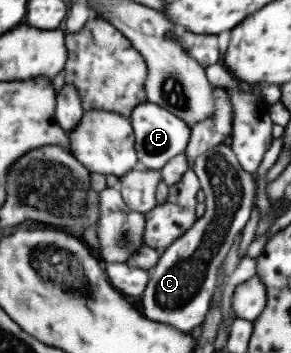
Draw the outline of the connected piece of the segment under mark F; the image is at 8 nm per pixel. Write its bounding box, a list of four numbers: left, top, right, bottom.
[129,101,190,170]

